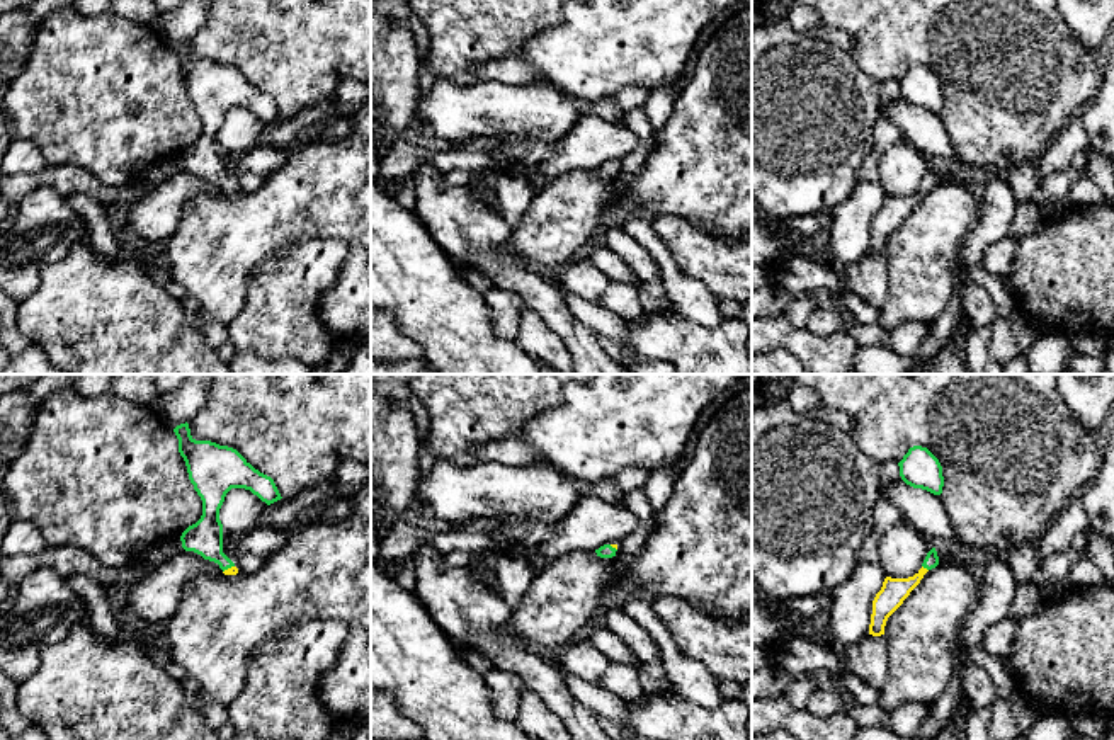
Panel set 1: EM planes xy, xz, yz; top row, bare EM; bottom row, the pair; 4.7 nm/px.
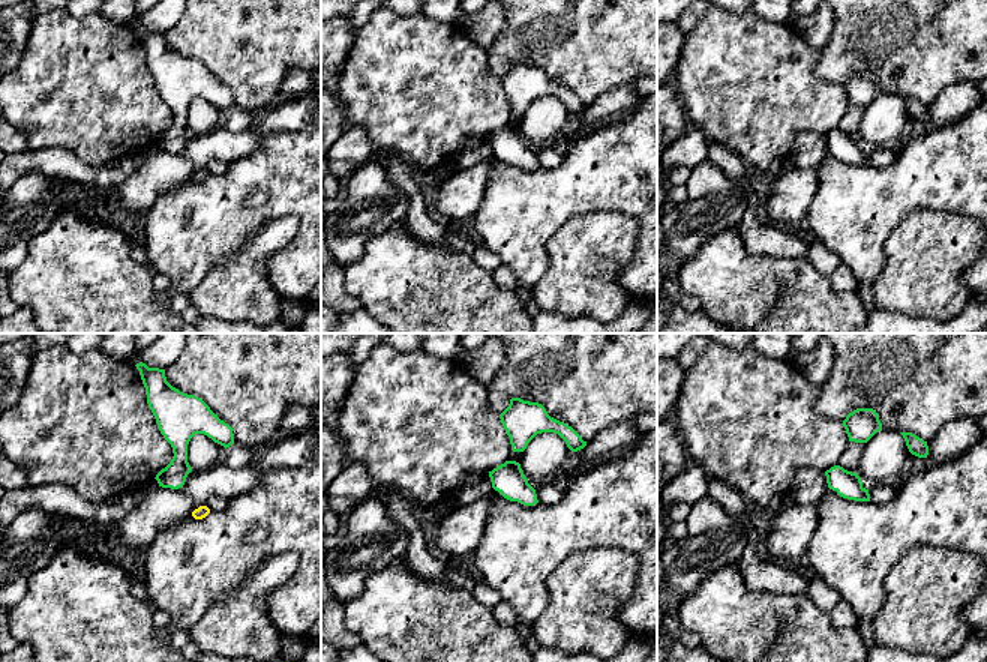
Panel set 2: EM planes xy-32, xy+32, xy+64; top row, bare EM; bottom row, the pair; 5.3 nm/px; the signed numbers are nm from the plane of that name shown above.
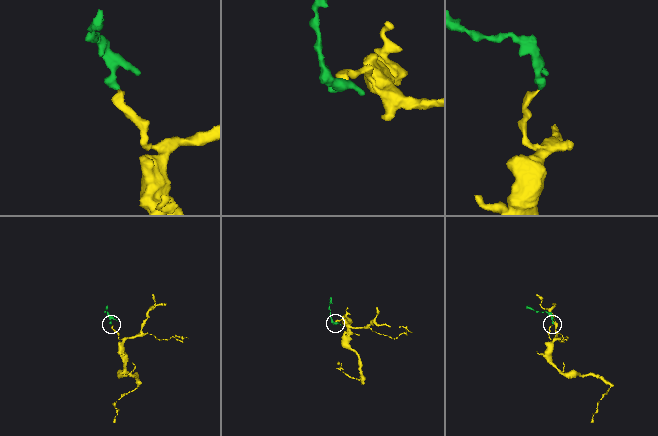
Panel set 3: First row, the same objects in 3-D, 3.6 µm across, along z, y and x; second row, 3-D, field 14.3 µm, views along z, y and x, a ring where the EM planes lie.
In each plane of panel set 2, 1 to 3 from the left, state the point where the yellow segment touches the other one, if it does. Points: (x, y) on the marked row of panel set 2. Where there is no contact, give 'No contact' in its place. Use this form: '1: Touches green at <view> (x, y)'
1: No contact
2: No contact
3: No contact

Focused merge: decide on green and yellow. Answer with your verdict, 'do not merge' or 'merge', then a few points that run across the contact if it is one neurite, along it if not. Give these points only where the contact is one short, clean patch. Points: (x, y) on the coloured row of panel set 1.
merge; line yz (931, 560), (926, 567), (912, 582), (895, 591)

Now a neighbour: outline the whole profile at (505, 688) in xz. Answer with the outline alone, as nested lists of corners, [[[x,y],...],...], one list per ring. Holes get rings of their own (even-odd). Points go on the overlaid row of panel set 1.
[[[497,667],[485,670],[483,679],[488,686],[497,716],[505,721],[515,721],[519,697],[526,691],[524,680],[519,675]]]

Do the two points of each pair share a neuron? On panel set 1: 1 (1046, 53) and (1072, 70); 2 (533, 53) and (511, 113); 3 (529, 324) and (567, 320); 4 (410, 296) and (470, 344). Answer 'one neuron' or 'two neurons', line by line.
1: one neuron
2: two neurons
3: two neurons
4: one neuron

